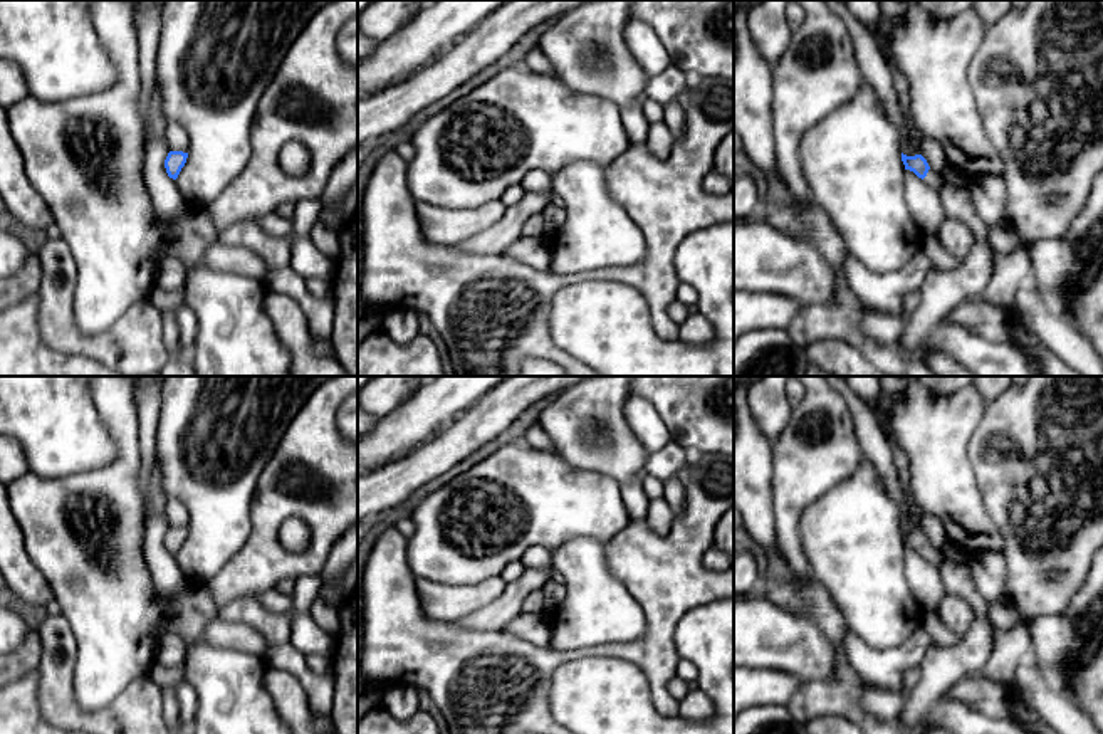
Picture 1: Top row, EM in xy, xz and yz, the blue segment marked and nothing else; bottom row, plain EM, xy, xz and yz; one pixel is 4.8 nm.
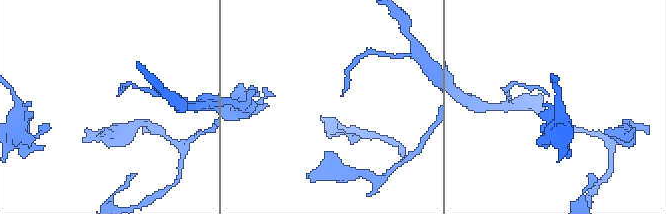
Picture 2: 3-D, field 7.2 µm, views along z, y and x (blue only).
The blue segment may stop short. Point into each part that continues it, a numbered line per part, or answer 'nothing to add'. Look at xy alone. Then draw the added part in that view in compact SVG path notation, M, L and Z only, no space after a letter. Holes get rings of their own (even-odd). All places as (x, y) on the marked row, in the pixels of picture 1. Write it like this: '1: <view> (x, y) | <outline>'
nothing to add

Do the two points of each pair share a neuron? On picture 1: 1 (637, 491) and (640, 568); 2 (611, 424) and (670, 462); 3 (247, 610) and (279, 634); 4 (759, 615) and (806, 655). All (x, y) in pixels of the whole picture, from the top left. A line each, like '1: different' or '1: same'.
1: different
2: different
3: same
4: same

